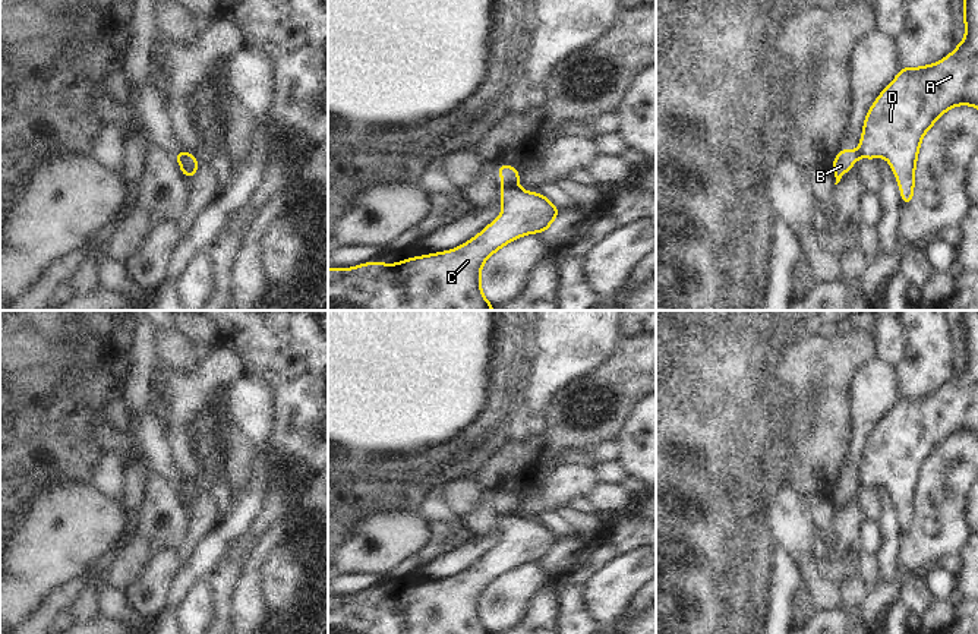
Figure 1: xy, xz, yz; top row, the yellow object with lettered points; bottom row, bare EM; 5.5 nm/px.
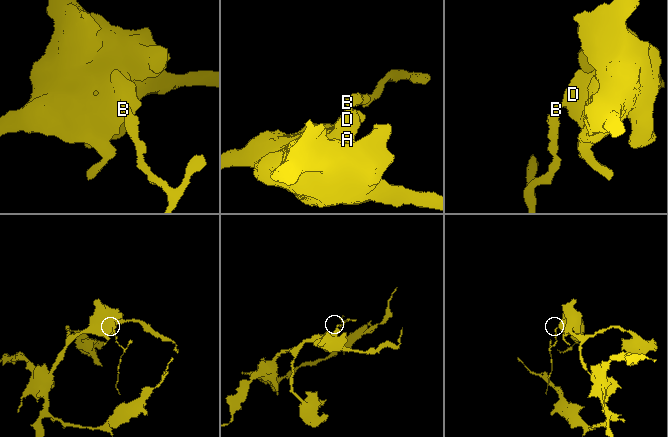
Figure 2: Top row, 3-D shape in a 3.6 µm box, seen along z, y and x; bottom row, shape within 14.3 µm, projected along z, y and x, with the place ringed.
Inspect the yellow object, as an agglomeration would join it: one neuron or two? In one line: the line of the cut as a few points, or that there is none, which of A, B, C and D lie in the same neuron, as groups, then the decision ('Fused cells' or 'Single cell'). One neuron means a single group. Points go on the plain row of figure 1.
Split along xz (502, 508), (513, 513). Groups: A C D / B. Fused cells.

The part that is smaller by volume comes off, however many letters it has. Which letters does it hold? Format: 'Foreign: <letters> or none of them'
Foreign: B

